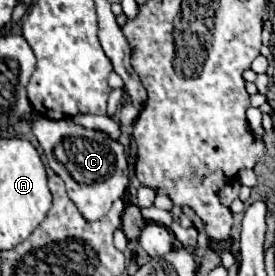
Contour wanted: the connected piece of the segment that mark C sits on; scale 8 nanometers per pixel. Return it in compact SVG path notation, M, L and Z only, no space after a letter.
M29 117L29 121L33 125L33 135L43 149L47 165L63 179L67 195L75 203L77 211L87 221L101 219L111 209L111 203L125 195L125 189L129 185L127 157L123 145L109 139L101 131L79 127L71 119L51 121L47 117Z

